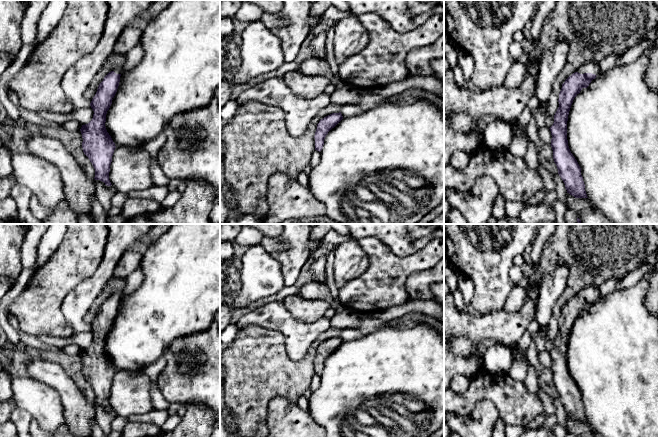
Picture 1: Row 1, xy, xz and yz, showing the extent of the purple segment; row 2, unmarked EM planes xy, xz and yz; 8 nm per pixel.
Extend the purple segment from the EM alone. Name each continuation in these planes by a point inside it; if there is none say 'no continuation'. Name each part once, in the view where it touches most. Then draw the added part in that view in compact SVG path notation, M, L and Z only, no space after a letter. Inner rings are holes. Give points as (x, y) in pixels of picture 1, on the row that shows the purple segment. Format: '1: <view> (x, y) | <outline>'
1: yz (589, 67) | M586 62L584 64L582 64L577 71L580 74L584 74L584 73L592 73L592 74L599 74L600 72L600 68L599 65L594 63L594 62Z

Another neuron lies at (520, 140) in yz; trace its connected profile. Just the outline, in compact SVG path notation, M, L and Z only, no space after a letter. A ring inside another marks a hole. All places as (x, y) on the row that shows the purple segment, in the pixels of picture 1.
M526 107L517 119L519 130L512 136L508 149L511 154L516 157L524 157L527 152L530 142L529 135L527 133L527 126L531 117L532 111Z

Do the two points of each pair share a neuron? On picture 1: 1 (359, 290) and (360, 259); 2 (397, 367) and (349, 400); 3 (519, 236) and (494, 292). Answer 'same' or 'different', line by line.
1: different
2: same
3: same

